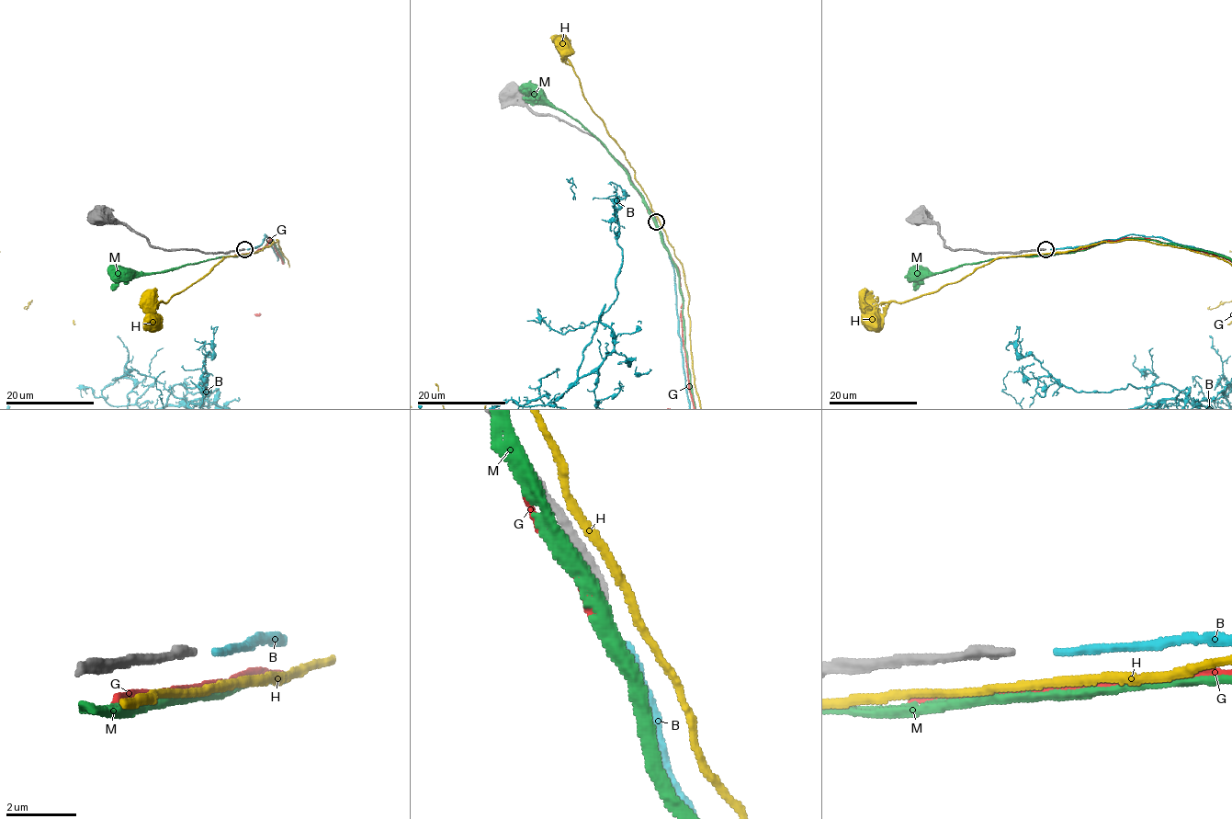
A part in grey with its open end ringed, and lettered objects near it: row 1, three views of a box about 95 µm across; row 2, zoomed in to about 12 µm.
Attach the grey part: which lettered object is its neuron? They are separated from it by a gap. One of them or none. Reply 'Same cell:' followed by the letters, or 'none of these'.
Same cell: B

